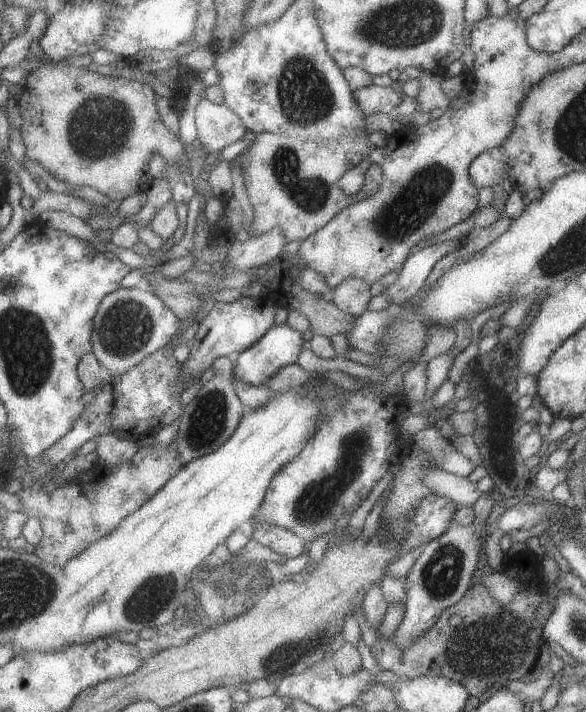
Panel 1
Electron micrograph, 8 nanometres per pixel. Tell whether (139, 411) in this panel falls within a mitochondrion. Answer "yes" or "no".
no

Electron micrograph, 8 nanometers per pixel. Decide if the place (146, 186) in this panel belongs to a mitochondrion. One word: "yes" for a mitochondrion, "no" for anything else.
no

